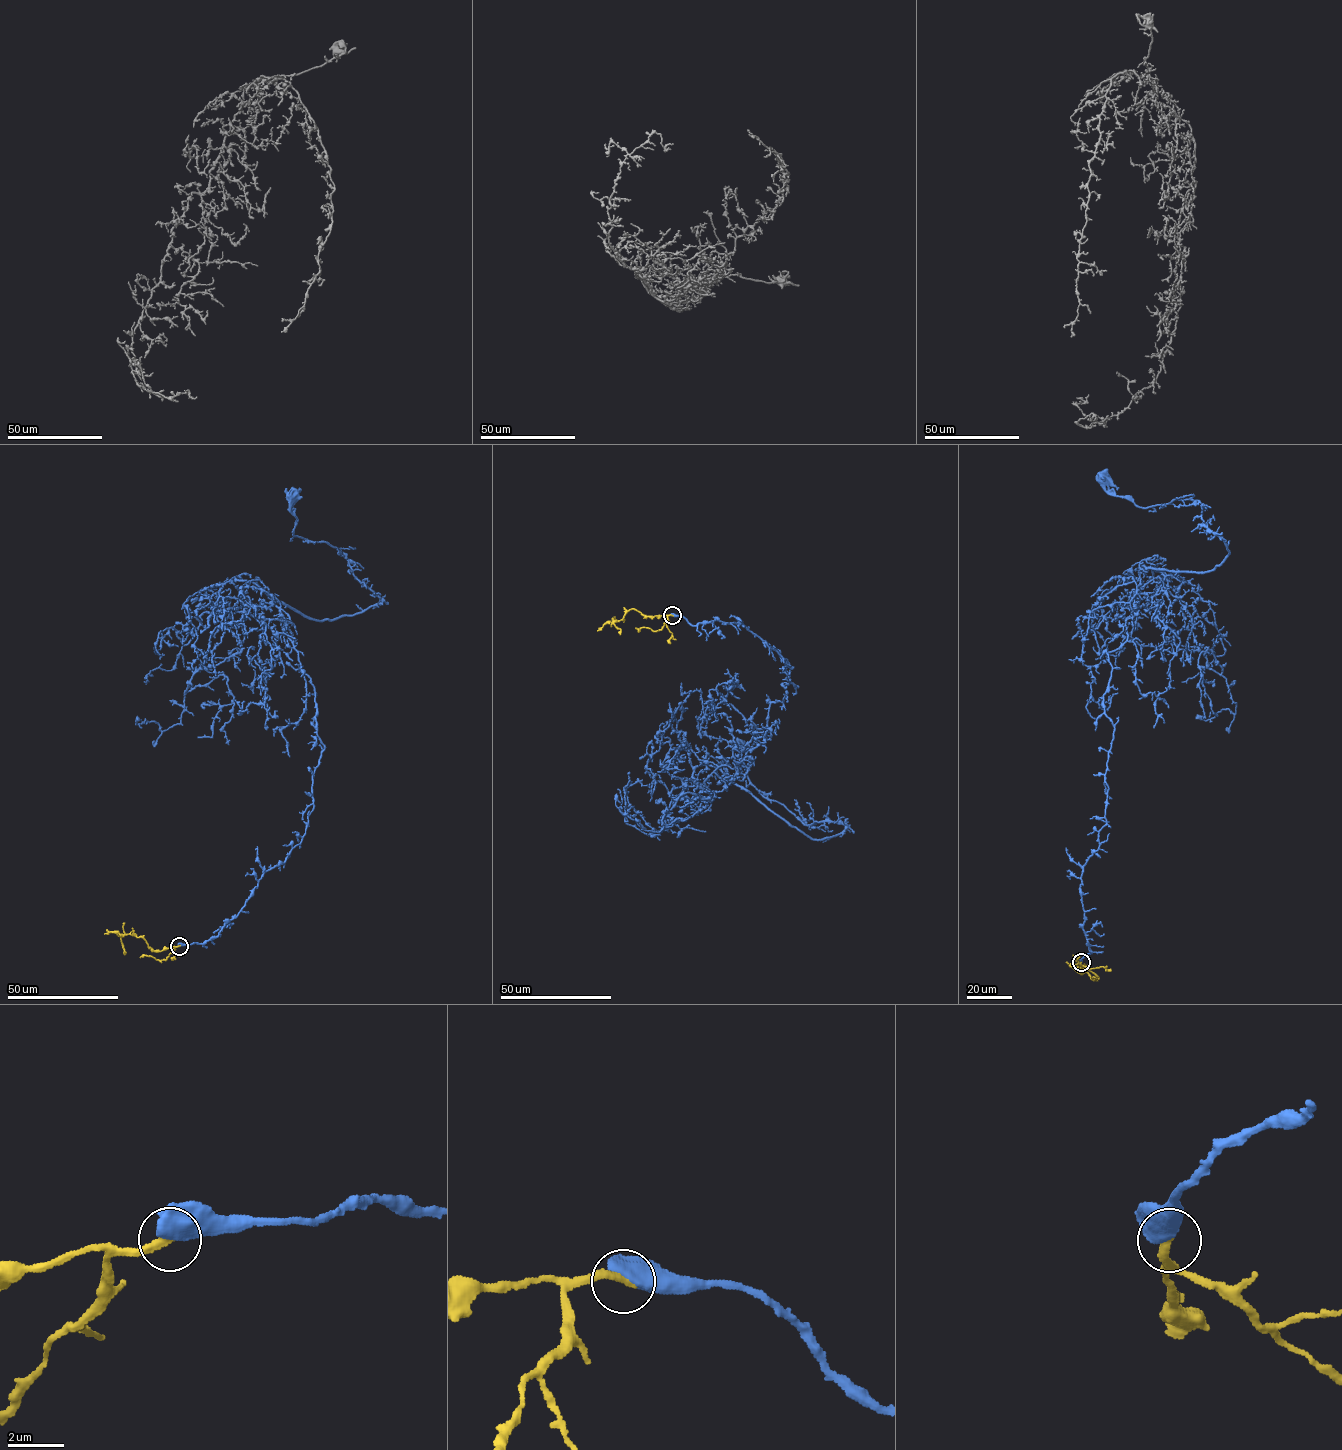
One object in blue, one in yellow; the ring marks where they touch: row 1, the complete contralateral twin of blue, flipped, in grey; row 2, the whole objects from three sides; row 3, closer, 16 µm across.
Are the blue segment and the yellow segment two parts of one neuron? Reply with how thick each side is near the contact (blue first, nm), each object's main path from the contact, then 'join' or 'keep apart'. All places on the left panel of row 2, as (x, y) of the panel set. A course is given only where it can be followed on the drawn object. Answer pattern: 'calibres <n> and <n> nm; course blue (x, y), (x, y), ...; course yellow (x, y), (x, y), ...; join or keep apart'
calibres 700 and 320 nm; course blue (179, 945), (237, 915), (313, 808), (314, 689), (261, 588), (321, 621), (379, 602), (293, 535), (291, 497); course yellow (179, 945), (153, 950), (142, 937), (124, 934), (120, 938), (125, 955); join

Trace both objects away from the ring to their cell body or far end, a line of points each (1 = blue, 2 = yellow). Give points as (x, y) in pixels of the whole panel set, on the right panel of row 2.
1: (1081, 962), (1107, 653), (1139, 571), (1229, 552), (1198, 500), (1144, 508), (1105, 480)
2: (1081, 962), (1081, 974), (1070, 966), (1079, 964), (1091, 979), (1098, 981)

